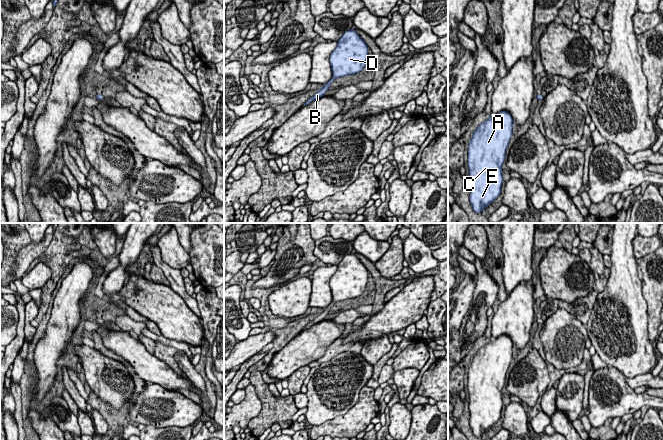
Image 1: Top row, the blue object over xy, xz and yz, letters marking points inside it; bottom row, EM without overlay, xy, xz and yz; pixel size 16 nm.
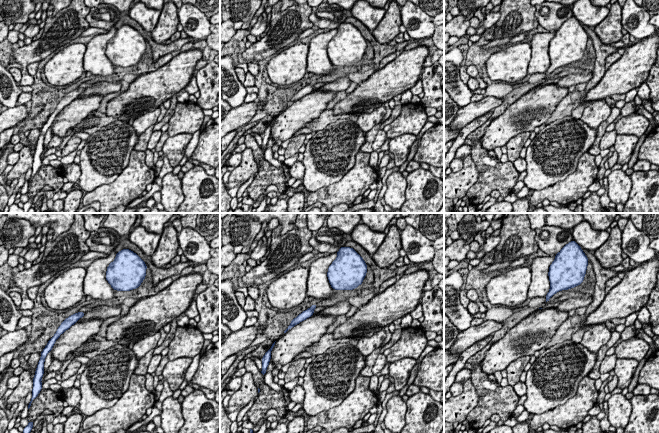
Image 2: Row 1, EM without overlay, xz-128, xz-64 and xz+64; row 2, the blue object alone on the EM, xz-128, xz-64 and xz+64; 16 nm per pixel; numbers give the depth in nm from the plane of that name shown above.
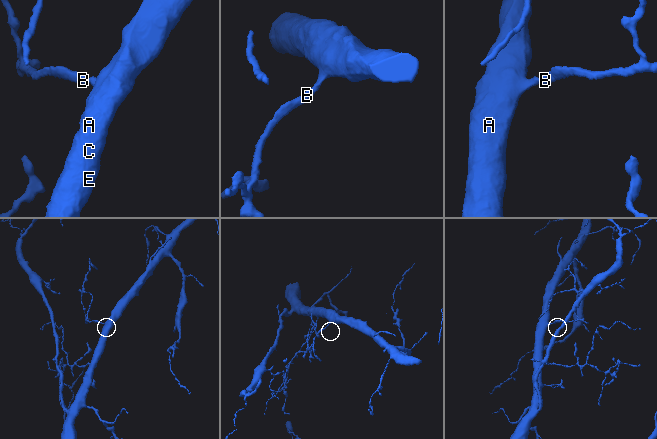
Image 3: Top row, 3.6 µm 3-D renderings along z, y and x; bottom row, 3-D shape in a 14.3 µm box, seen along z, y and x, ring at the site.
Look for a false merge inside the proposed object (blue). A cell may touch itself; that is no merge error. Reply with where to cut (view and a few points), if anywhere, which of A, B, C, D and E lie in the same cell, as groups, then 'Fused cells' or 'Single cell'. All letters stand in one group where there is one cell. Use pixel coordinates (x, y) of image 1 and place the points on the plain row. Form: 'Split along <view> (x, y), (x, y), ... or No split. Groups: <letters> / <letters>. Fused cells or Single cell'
No split. Groups: A B C D E. Single cell

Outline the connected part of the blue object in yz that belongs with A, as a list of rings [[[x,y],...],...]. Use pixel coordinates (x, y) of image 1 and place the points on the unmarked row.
[[[509,336],[491,340],[472,357],[468,371],[470,427],[473,435],[482,436],[501,417],[502,389],[513,356]]]

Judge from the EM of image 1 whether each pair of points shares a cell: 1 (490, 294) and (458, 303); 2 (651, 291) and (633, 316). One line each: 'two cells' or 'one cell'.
1: two cells
2: two cells

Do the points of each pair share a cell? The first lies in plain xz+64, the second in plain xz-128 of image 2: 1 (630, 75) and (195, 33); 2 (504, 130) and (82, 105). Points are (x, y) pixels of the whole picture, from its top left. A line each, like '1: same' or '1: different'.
1: different
2: same

